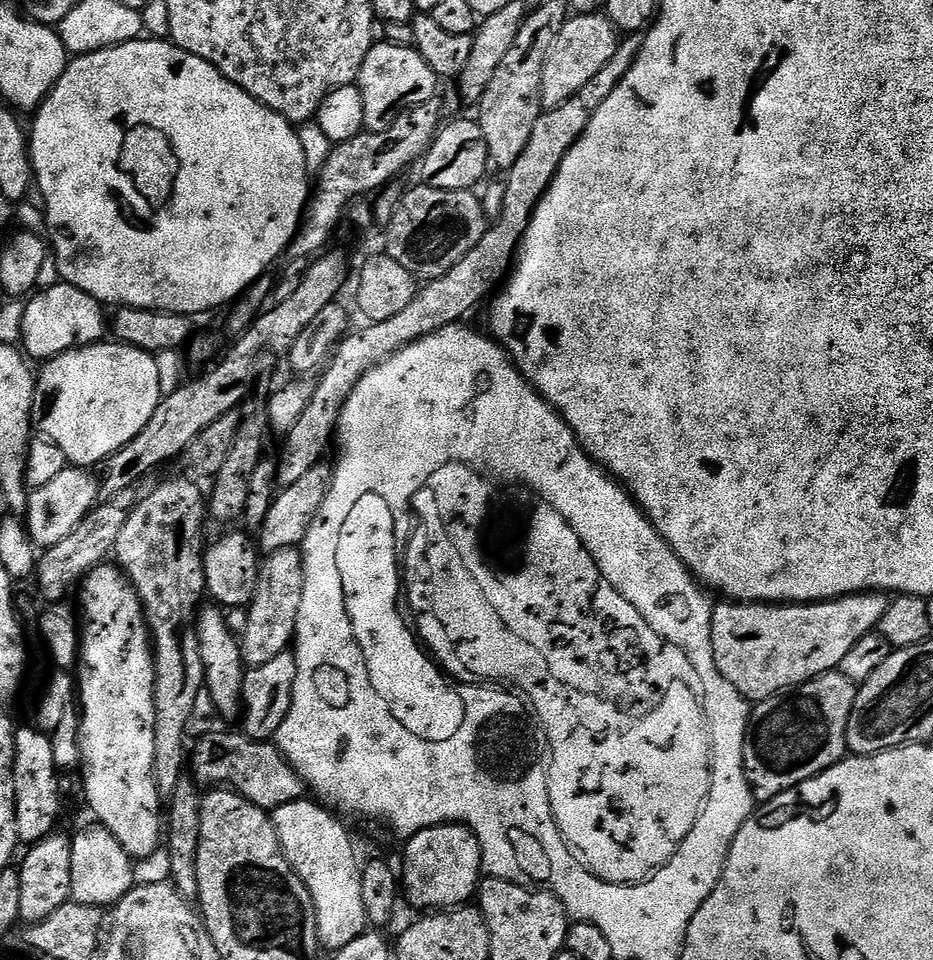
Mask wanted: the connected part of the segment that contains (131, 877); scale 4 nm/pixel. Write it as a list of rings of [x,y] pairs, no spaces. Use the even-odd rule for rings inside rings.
[[[91,822],[81,830],[77,836],[71,837],[72,849],[70,850],[70,882],[72,883],[71,899],[78,904],[89,904],[95,908],[104,908],[105,906],[115,906],[126,893],[128,893],[137,883],[134,861],[131,856],[126,854],[126,850],[106,830],[104,825],[99,822]]]

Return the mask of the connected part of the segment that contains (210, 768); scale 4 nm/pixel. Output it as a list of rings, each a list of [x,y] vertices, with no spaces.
[[[213,730],[210,734],[206,734],[201,740],[195,741],[196,749],[193,752],[191,749],[190,772],[197,785],[208,790],[227,786],[269,814],[278,806],[286,806],[295,800],[305,799],[304,779],[292,769],[290,762],[280,753],[275,743],[267,740],[251,740],[240,730],[220,731]]]

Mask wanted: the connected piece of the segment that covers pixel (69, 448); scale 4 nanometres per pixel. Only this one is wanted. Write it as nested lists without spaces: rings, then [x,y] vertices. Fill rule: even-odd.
[[[101,342],[88,344],[79,349],[80,376],[52,376],[48,380],[48,389],[43,389],[42,398],[37,399],[35,411],[38,413],[38,432],[41,437],[66,454],[69,465],[91,469],[92,464],[103,465],[109,456],[122,450],[130,438],[138,435],[138,430],[154,418],[161,402],[158,386],[158,362],[155,355],[146,350],[138,350],[129,344],[119,342]]]

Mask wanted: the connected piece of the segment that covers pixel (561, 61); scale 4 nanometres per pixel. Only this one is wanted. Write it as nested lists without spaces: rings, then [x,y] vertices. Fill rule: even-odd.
[[[591,12],[569,18],[558,38],[554,38],[550,54],[546,54],[546,66],[542,66],[541,105],[545,109],[557,108],[562,106],[562,102],[574,98],[574,94],[578,94],[578,90],[582,90],[582,86],[586,86],[586,82],[590,82],[590,78],[594,78],[594,74],[598,74],[598,70],[610,62],[610,58],[614,58],[617,43],[618,30],[610,23],[607,15]]]

